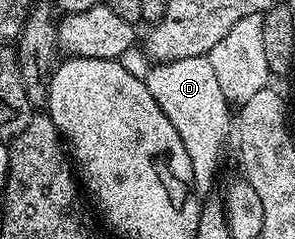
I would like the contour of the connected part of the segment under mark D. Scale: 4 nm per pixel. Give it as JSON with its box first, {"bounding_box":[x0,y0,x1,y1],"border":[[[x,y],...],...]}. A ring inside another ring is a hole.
{"bounding_box":[145,56,231,200],"border":[[[207,56],[162,61],[153,67],[145,76],[147,89],[181,136],[193,168],[196,194],[201,200],[206,199],[214,193],[218,155],[231,132],[231,106],[223,96]]]}

